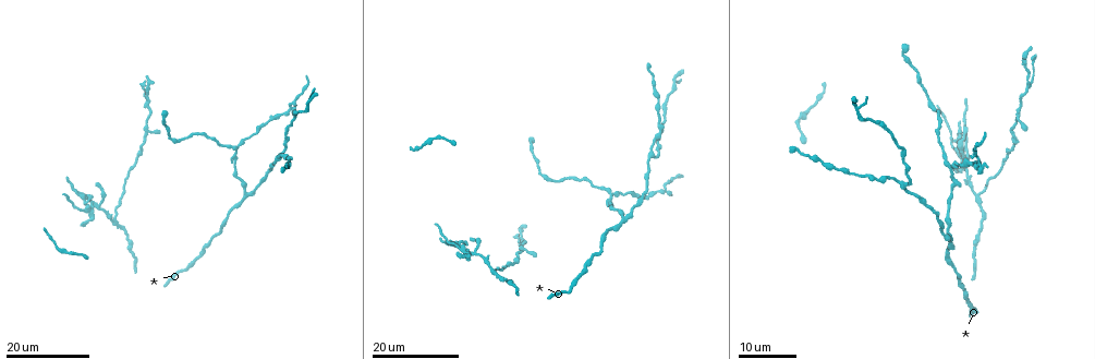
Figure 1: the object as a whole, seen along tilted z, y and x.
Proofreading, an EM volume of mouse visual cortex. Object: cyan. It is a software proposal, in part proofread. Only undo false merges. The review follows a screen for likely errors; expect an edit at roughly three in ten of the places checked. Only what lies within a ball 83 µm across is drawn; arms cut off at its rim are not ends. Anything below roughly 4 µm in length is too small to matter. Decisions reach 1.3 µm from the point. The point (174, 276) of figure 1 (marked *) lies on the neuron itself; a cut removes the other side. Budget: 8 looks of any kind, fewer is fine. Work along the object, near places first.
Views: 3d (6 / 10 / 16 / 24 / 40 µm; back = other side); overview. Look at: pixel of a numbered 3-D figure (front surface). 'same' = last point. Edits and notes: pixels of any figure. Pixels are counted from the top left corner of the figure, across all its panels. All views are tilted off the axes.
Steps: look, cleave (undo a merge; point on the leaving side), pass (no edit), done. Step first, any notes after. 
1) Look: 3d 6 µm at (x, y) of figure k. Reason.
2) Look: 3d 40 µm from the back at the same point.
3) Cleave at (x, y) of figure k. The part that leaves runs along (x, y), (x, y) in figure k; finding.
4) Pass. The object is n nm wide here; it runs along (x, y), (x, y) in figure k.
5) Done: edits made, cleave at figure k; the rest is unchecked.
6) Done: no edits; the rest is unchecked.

Look: 3d 16 µm at (93, 202) of figure 1.

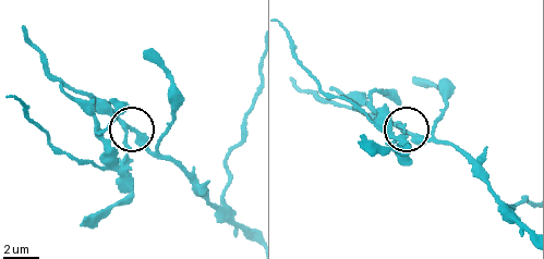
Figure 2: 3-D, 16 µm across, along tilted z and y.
Look: 3d 6 µm at (124, 131) of figure 2.

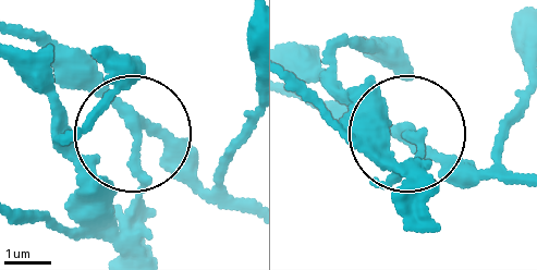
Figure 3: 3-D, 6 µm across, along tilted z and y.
Cleave at (137, 199) of figure 3. The side arm is 10 µm long; the part that leaves runs along (141, 144), (141, 181), (119, 219), (73, 230), (17, 216) in figure 3; a second neuron is stuck on.

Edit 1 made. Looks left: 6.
Look: 3d 24 µm at (493, 270) of figure 1. A fork.

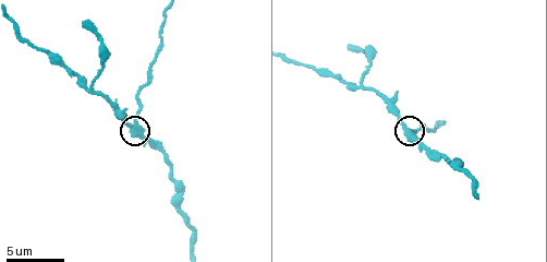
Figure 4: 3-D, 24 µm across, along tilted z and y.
Look: 3d 6 µm at (409, 131) of figure 4.

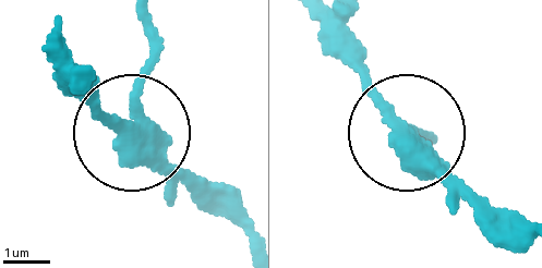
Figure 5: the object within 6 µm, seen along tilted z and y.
Cleave at (152, 39) of figure 5. The part that leaves runs along (133, 109), (155, 47), (149, 17) in figure 5; a second neuron is stuck on.

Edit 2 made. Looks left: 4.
Look: 3d 24 µm at (613, 192) of figure 1. A fork.

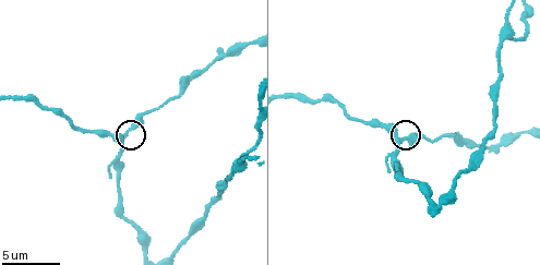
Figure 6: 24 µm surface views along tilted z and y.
Look: 3d 10 µm at (400, 139) of figure 6.

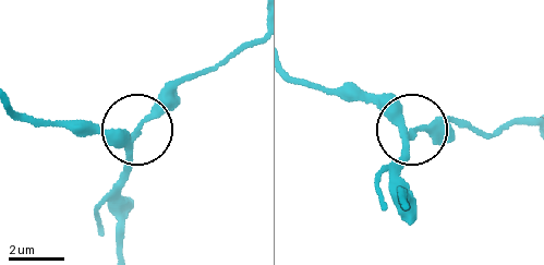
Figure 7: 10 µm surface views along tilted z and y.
Look: 3d 6 µm at (132, 133) of figure 7.

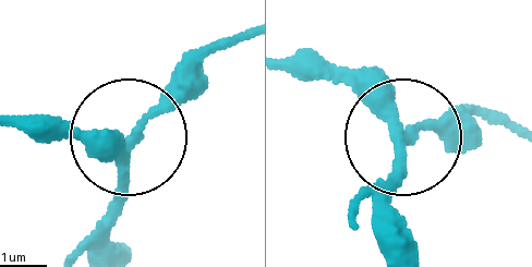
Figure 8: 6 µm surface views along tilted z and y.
Pass. The side arm is 29 µm long; it runs along (389, 225), (394, 140), (478, 107) in figure 8; continuous, no second neuron.

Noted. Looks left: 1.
Done: edits made, cleave at figure 3, cleave at figure 5; the rest is unchecked.

